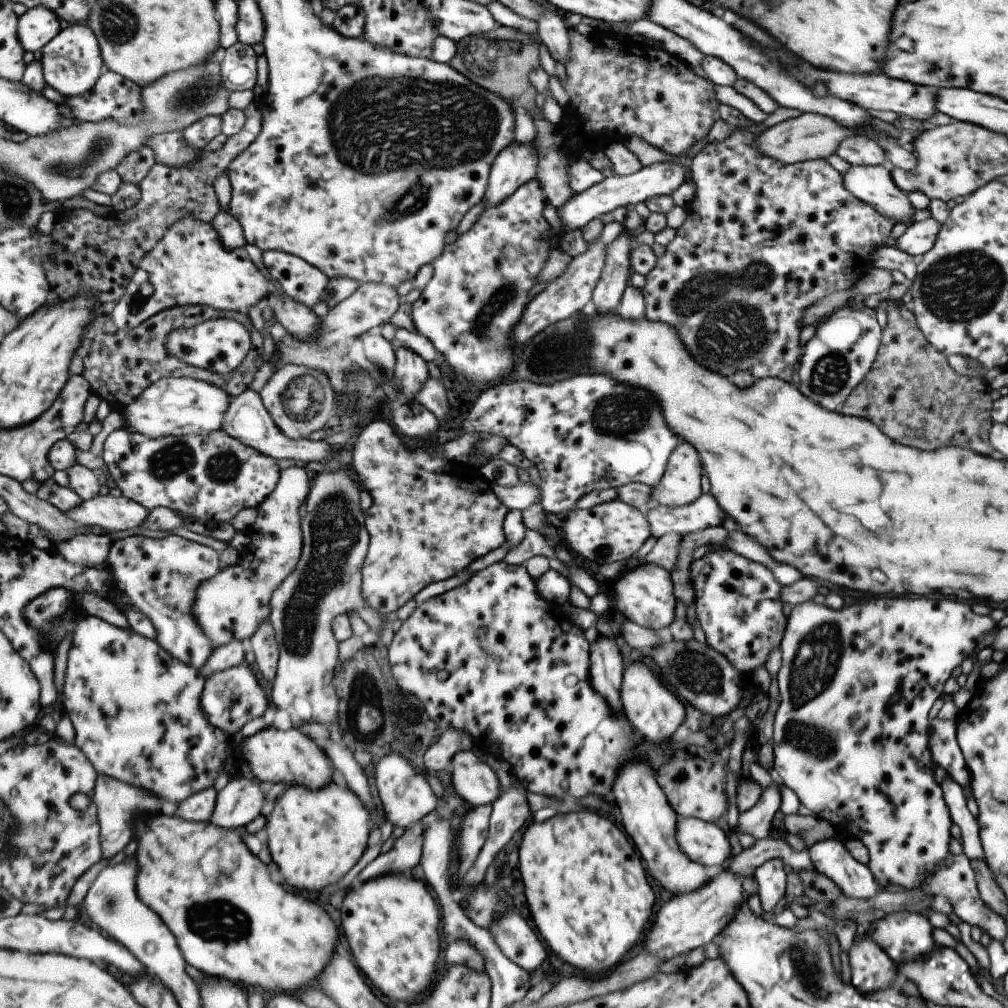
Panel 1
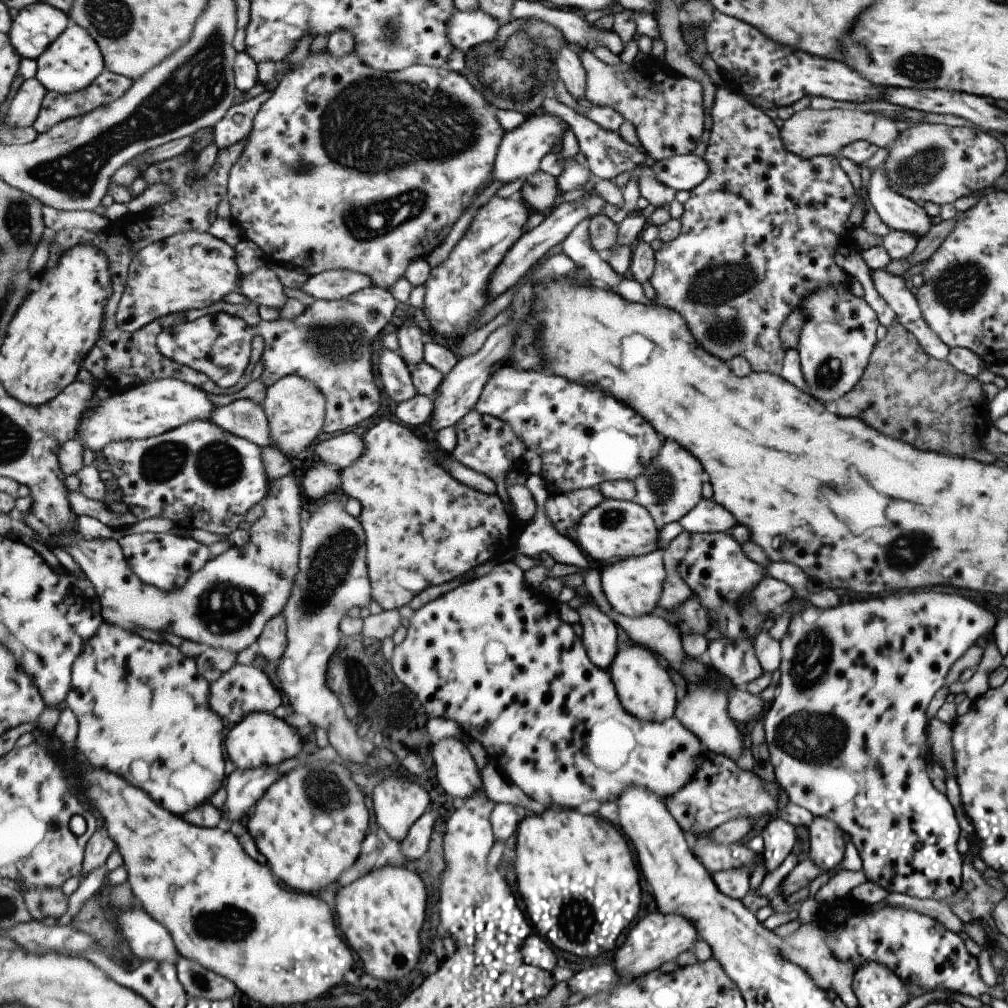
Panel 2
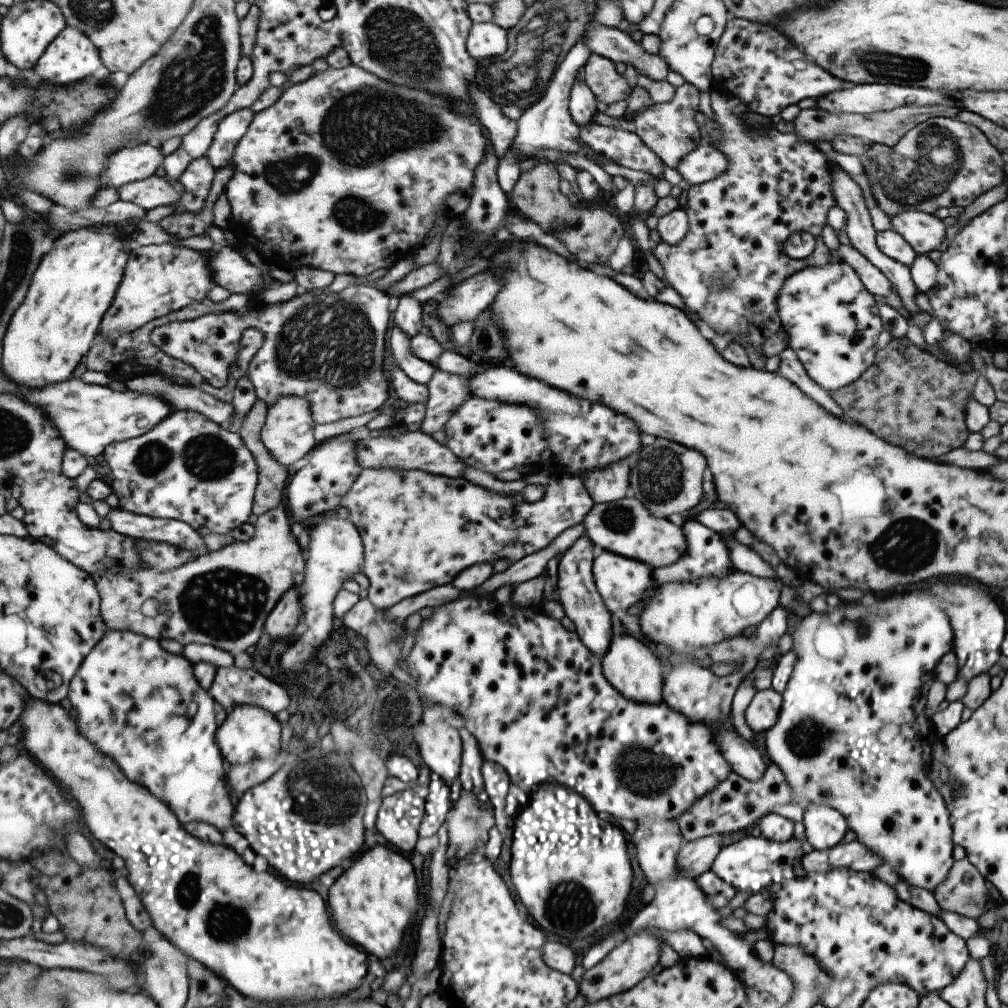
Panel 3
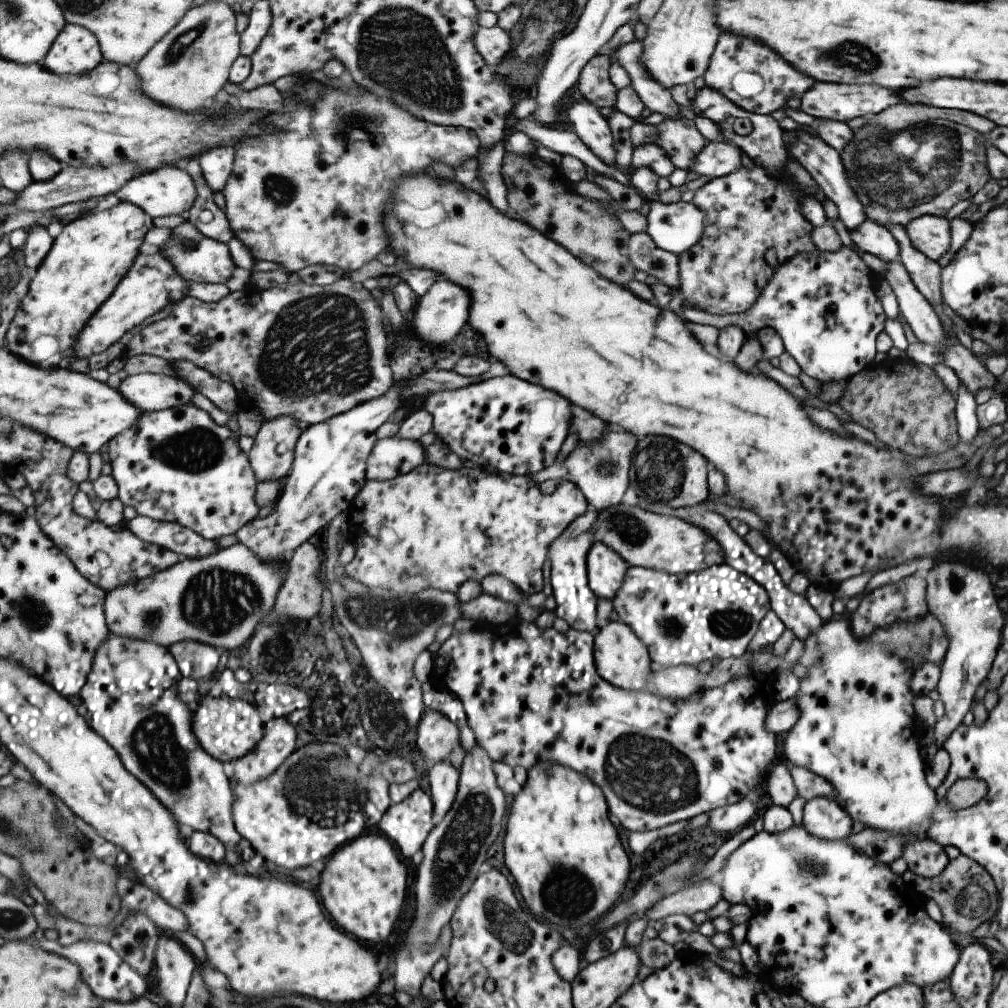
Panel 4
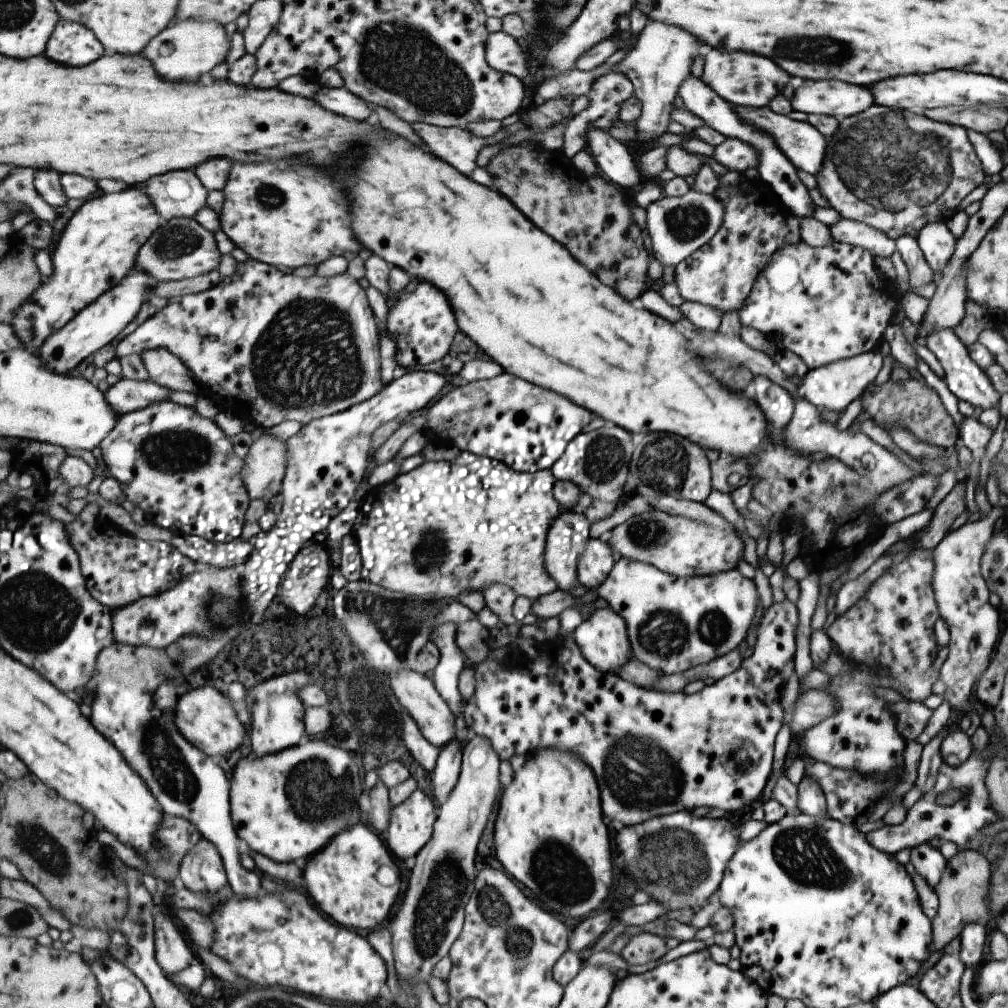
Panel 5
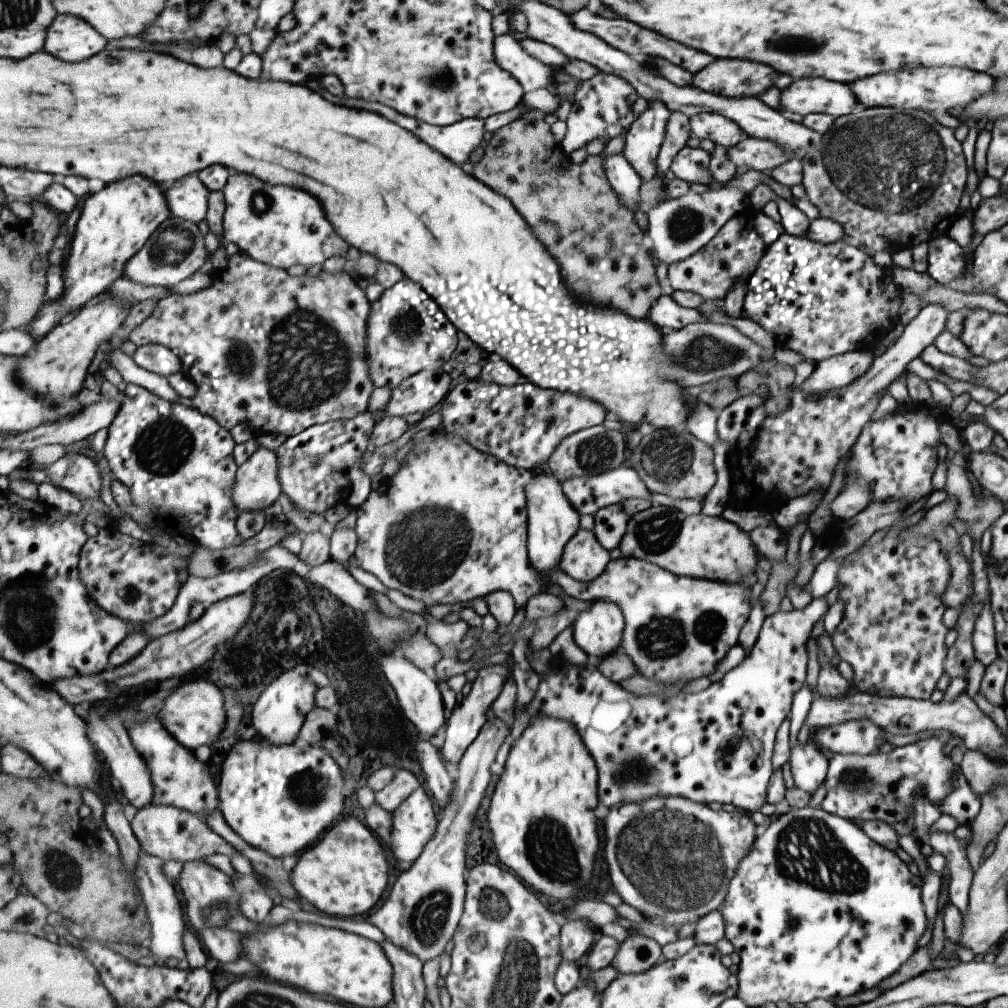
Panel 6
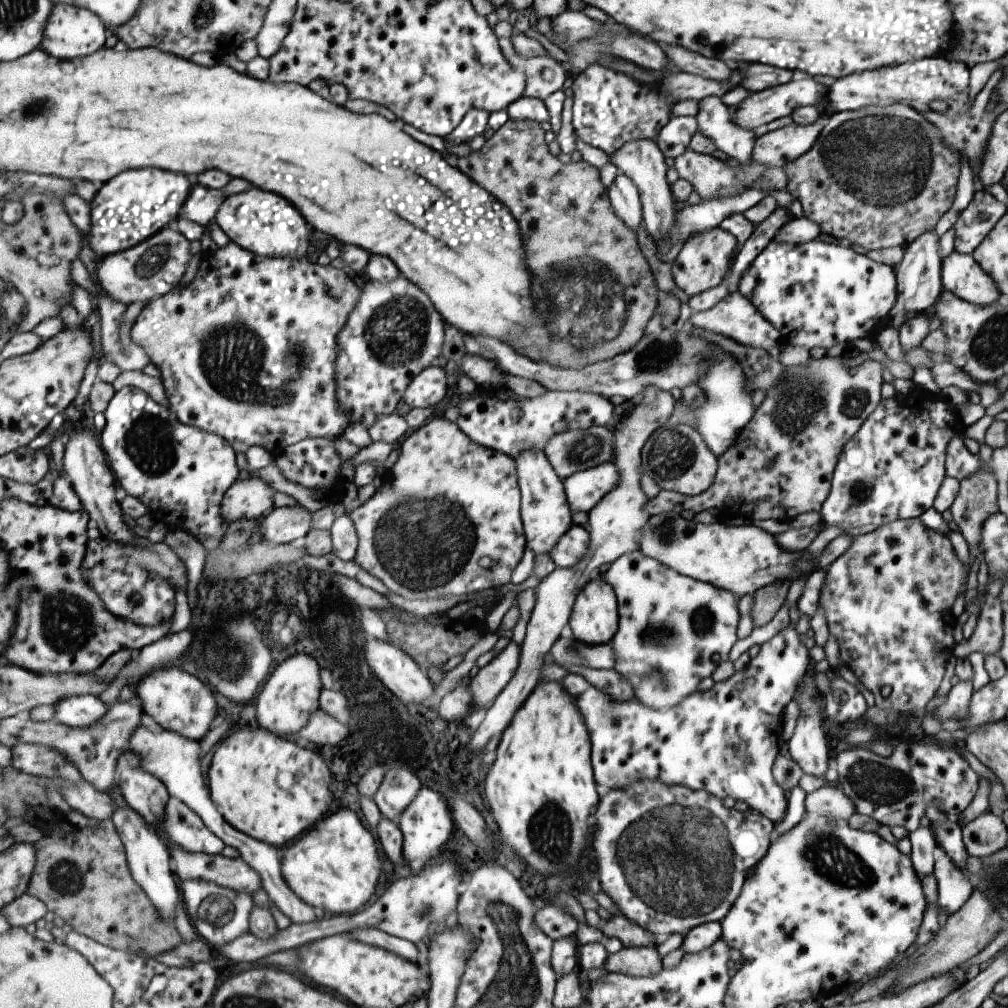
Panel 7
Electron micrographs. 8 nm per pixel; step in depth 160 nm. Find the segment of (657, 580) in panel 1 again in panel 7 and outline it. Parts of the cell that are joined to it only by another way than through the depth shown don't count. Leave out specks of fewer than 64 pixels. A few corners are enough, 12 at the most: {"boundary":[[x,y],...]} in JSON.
{"boundary":[[573,523],[551,550],[564,569],[587,556],[585,525]]}

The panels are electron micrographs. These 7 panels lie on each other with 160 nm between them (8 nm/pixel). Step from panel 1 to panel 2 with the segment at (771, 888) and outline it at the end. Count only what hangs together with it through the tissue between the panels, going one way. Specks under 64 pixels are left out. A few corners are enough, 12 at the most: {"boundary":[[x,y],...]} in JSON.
{"boundary":[[773,817],[760,835],[760,861],[777,868],[798,840],[794,826]]}

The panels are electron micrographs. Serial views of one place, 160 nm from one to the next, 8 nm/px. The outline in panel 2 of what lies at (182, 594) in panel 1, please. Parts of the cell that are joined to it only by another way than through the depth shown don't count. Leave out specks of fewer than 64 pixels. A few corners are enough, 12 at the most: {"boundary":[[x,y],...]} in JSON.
{"boundary":[[169,533],[119,540],[145,583],[181,588],[213,559],[209,546]]}

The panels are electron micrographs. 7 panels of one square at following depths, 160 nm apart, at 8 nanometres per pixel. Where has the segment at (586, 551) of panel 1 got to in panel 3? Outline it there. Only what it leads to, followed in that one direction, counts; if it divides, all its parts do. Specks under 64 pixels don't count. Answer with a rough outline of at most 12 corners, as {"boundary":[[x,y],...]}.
{"boundary":[[635,498],[593,503],[596,549],[669,566],[688,549],[680,524]]}

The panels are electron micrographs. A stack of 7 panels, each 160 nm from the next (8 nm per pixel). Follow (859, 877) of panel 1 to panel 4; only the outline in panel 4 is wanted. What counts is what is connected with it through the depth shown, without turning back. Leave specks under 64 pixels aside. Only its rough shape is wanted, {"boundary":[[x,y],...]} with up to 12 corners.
{"boundary":[[813,797],[802,825],[817,839],[848,837],[852,821],[833,797]]}

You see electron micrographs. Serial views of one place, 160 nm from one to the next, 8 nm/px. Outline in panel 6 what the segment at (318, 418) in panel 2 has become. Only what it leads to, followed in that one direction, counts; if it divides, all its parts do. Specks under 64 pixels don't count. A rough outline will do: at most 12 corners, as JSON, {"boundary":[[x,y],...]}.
{"boundary":[[261,448],[238,468],[241,512],[269,508],[281,492],[275,452]]}

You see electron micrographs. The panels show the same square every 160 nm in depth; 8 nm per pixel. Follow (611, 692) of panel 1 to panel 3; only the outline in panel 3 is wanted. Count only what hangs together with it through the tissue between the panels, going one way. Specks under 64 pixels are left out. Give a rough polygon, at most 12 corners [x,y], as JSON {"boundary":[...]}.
{"boundary":[[583,535],[557,563],[559,602],[601,657],[610,612],[592,577],[594,544]]}

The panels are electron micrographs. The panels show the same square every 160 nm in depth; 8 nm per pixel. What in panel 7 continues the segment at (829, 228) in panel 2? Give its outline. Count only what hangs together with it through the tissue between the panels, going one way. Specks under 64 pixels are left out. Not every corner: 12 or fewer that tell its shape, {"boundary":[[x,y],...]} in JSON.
{"boundary":[[719,227],[683,242],[672,281],[690,297],[719,285],[735,237]]}

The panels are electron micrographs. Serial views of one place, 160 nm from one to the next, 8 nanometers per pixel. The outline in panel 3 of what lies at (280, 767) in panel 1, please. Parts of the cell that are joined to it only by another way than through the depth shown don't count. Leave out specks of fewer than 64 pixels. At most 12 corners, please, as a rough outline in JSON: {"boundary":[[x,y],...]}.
{"boundary":[[257,705],[235,707],[216,732],[231,766],[278,756],[281,724]]}

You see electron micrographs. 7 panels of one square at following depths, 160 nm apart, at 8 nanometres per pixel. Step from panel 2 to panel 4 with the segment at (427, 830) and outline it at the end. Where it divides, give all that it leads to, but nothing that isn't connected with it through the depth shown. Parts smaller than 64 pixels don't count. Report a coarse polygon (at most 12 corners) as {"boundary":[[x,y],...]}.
{"boundary":[[437,764],[429,780],[436,824],[455,802],[461,771]]}

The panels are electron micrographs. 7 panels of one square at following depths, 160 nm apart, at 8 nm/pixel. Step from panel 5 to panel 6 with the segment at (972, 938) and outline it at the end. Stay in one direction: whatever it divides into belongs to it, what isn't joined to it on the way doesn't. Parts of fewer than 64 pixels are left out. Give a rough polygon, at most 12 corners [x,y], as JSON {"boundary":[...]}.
{"boundary":[[930,832],[926,848],[949,868],[948,900],[962,915],[972,881],[966,846],[953,832]]}

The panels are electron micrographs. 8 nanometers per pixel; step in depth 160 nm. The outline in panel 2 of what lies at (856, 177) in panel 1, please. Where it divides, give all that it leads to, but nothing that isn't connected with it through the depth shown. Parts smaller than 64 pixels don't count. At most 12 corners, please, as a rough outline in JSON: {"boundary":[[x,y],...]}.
{"boundary":[[881,165],[862,194],[894,231],[918,239],[932,225],[921,206],[893,192]]}

